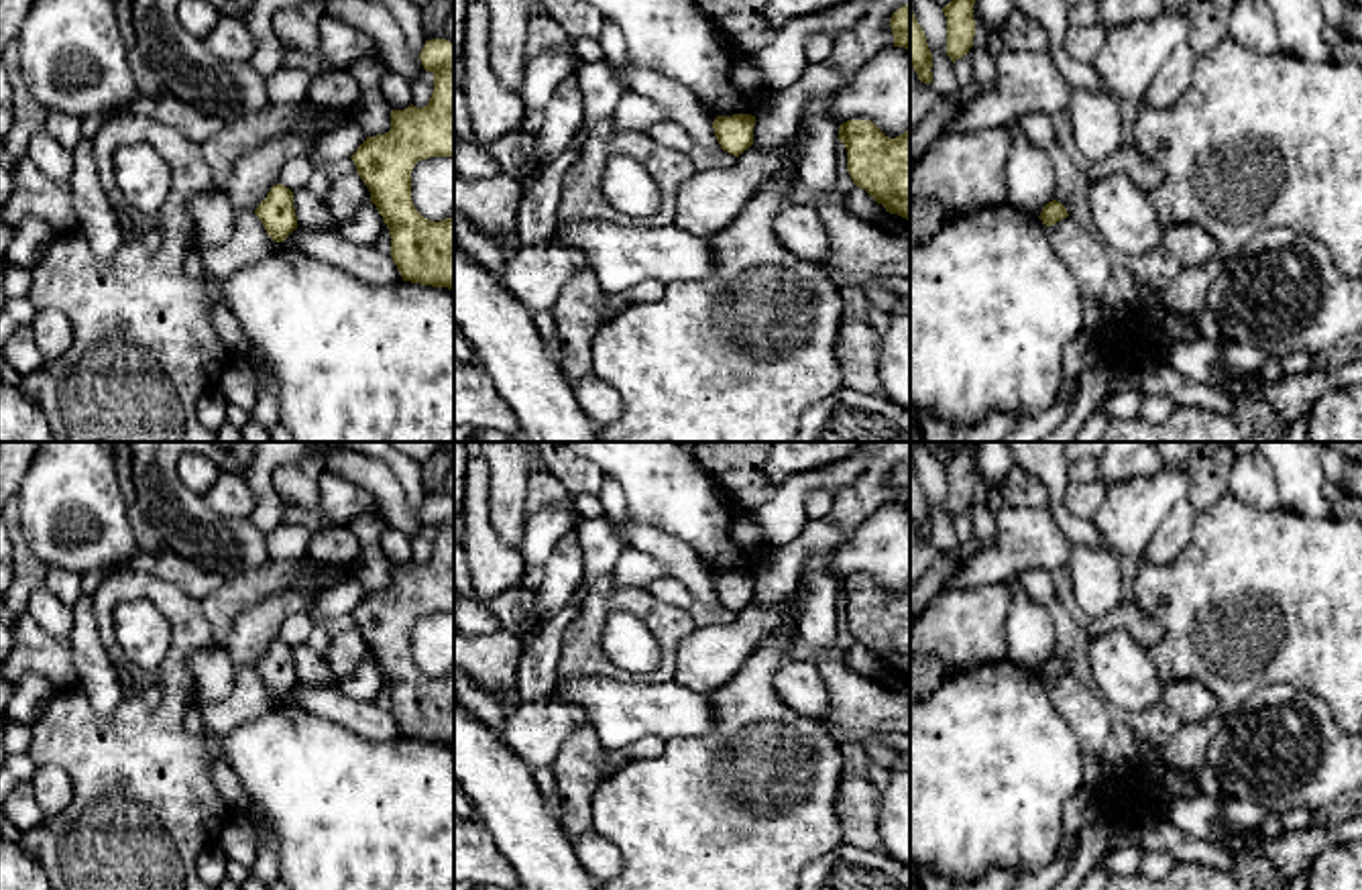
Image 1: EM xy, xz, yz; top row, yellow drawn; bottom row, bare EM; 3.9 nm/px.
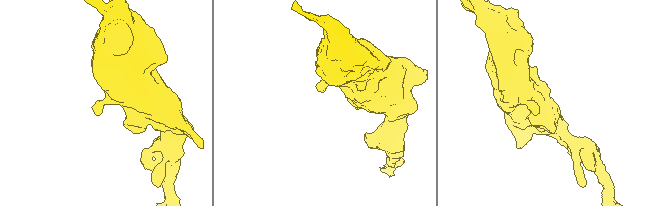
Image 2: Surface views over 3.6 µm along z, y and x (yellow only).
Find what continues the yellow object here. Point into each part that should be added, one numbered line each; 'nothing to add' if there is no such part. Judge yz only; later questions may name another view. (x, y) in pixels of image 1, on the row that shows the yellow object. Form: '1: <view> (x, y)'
nothing to add

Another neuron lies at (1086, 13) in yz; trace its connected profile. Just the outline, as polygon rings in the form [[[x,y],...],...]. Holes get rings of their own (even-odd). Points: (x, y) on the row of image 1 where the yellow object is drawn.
[[[1083,0],[1069,8],[1069,24],[1091,26],[1095,22],[1099,22],[1097,2]]]

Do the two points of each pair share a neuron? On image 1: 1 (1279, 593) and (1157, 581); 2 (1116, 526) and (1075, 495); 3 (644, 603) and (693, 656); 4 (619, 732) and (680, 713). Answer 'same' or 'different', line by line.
1: same
2: different
3: different
4: same

